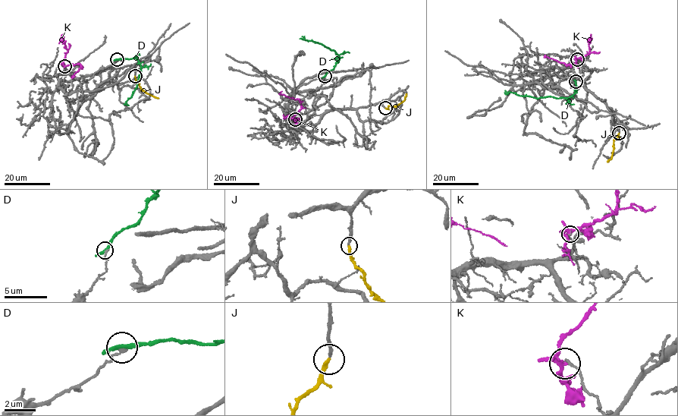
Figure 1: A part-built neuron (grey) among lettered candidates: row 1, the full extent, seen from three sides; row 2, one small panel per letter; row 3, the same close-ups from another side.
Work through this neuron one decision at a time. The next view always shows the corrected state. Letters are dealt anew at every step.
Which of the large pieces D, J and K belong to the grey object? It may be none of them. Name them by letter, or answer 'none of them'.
J

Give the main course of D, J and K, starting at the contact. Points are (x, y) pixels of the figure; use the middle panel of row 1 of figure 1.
D: (324, 77), (333, 70), (339, 55), (323, 45), (306, 40), (302, 36)
J: (385, 108), (403, 101), (406, 93)
K: (294, 119), (294, 115), (301, 108), (300, 101), (281, 95), (282, 91)

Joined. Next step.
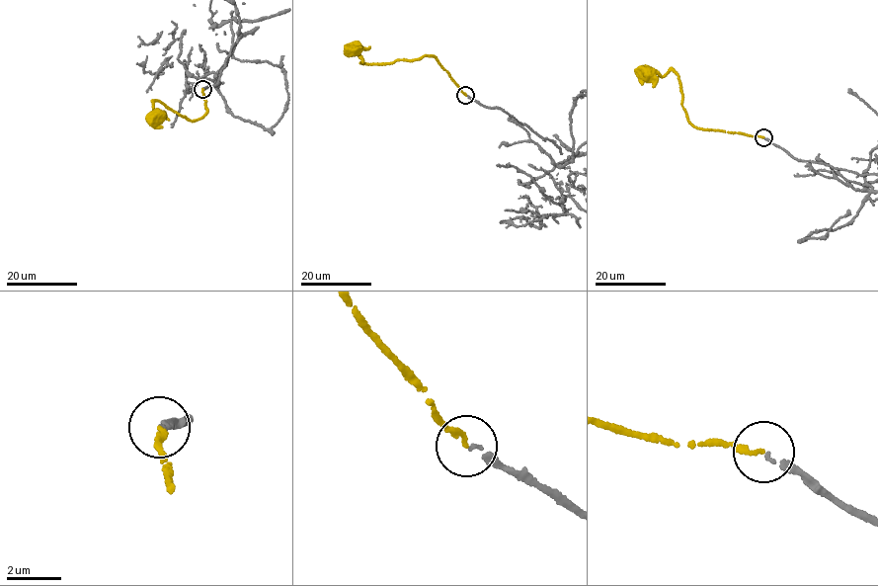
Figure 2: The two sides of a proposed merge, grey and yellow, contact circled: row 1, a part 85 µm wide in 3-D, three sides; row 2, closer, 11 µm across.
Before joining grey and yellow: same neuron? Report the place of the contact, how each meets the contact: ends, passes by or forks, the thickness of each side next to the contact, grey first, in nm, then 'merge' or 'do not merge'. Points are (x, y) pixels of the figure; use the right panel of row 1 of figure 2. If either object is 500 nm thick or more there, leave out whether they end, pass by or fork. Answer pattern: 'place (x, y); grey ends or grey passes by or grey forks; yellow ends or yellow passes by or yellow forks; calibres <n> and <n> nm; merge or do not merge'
place (763, 137); grey ends; yellow ends; calibres 130 and 160 nm; merge

